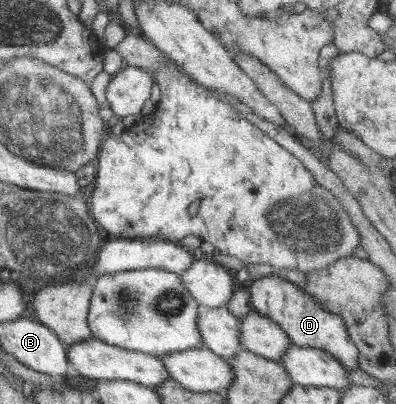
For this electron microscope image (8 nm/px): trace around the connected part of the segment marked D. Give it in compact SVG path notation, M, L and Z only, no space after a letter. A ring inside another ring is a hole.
M268 275L254 281L250 293L254 310L278 323L287 332L292 345L322 350L338 359L348 369L356 369L359 366L358 347L352 338L348 338L347 326L343 319L331 311L324 310L303 288L278 276Z

